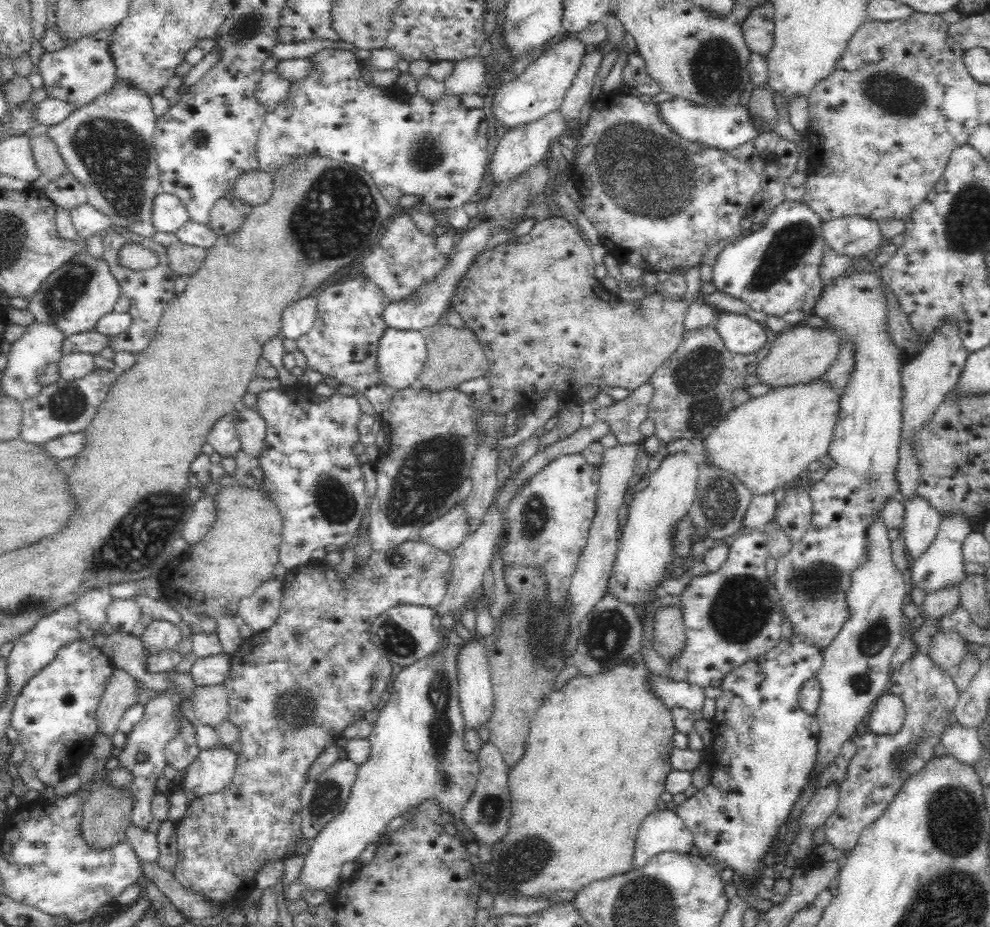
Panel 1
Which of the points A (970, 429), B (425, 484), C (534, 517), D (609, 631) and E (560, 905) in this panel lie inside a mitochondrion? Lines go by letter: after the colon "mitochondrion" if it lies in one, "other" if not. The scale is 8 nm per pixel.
A: other
B: mitochondrion
C: mitochondrion
D: mitochondrion
E: other

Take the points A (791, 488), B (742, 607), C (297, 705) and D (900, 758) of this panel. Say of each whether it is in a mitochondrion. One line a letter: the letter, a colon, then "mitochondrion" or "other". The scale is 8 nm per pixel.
A: other
B: mitochondrion
C: mitochondrion
D: mitochondrion

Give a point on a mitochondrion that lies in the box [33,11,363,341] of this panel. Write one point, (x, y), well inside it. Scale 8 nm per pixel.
(115, 155)

